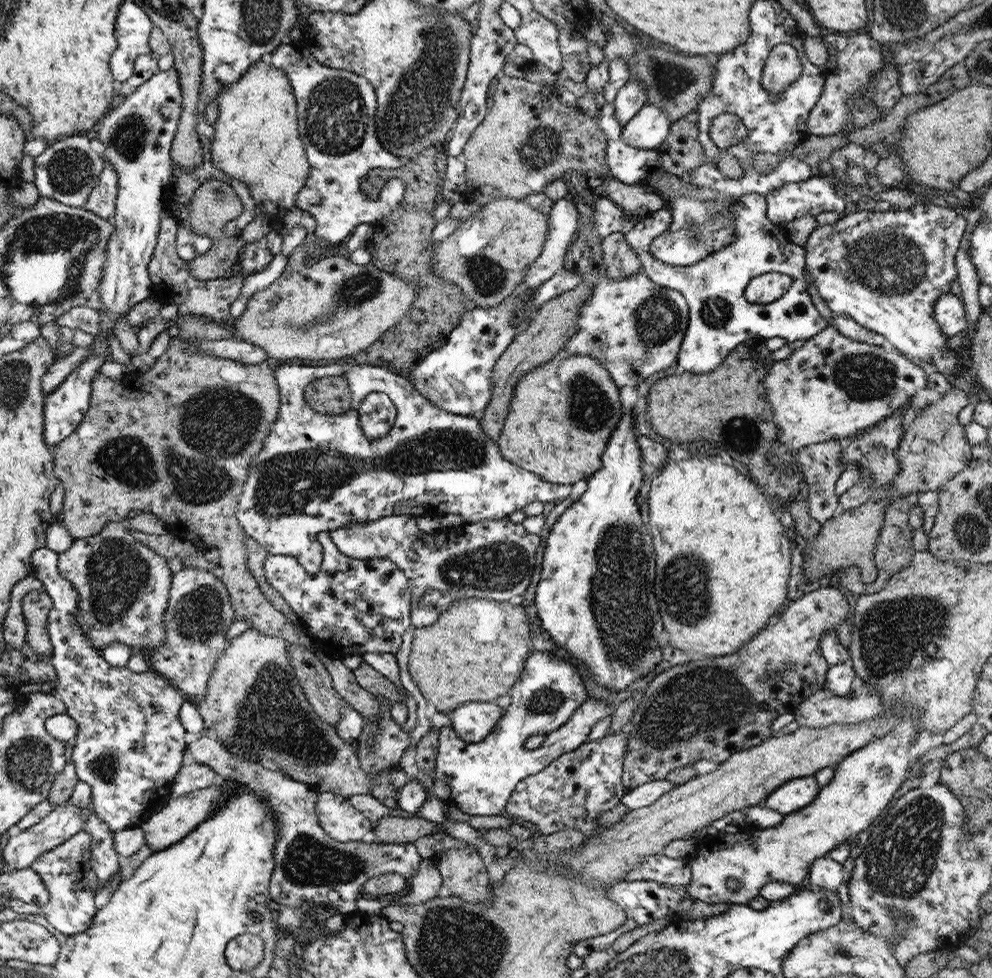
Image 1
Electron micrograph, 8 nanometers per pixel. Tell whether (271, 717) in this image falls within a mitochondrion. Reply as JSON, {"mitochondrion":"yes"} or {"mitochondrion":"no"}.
{"mitochondrion":"yes"}

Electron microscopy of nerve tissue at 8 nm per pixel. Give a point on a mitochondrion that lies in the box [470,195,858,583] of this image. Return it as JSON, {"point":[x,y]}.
{"point":[587,405]}

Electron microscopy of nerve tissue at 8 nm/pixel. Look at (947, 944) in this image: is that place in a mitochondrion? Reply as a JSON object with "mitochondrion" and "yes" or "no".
{"mitochondrion":"no"}

